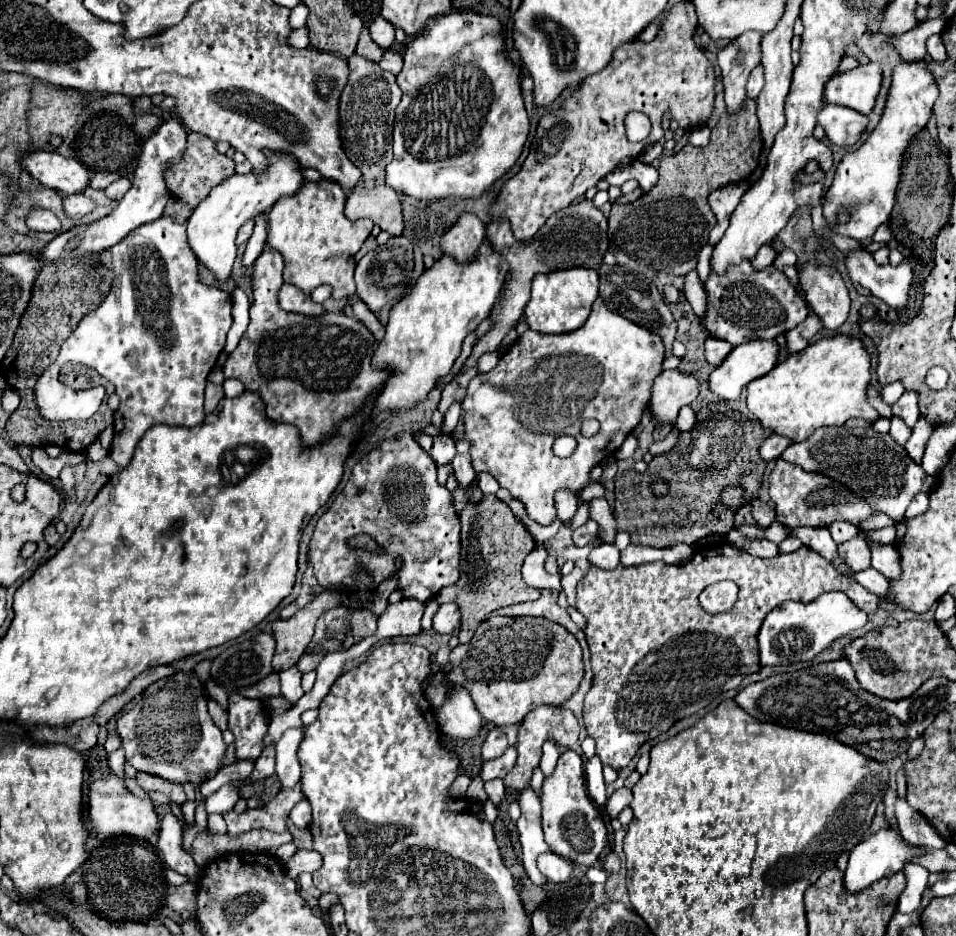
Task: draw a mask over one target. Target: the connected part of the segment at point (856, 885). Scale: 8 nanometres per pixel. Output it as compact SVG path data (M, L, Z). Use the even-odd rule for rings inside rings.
M888 825L888 827L880 827L874 835L866 837L860 845L856 845L850 853L850 861L848 861L848 869L844 873L844 887L850 893L862 891L866 887L870 887L872 883L876 883L882 877L888 877L892 873L902 871L902 867L918 857L922 857L928 849L926 847L914 847L910 843L904 841L904 837L900 835L898 827Z

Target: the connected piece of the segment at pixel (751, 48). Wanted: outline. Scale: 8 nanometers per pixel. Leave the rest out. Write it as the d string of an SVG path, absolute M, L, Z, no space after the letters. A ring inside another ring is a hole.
M746 31L718 51L728 113L736 113L746 99L748 75L760 65L760 41L762 35L758 31Z

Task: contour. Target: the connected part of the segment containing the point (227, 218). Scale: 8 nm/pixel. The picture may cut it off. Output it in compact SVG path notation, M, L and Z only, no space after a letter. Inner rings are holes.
M274 151L268 157L268 167L264 173L254 175L252 171L246 175L234 173L232 177L224 179L220 185L216 185L208 197L194 209L192 217L186 221L188 225L188 243L196 257L216 275L218 281L226 281L232 273L232 265L236 259L236 233L238 227L254 219L260 213L266 213L272 209L272 205L282 197L282 195L294 195L300 185L304 183L302 167L298 161L284 151Z

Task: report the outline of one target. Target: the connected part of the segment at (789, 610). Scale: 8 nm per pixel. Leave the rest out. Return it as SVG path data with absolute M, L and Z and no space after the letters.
M824 593L810 603L788 601L772 609L764 619L758 645L760 645L760 665L792 665L798 661L810 661L824 649L828 649L836 639L864 627L868 621L866 613L858 609L844 593Z

